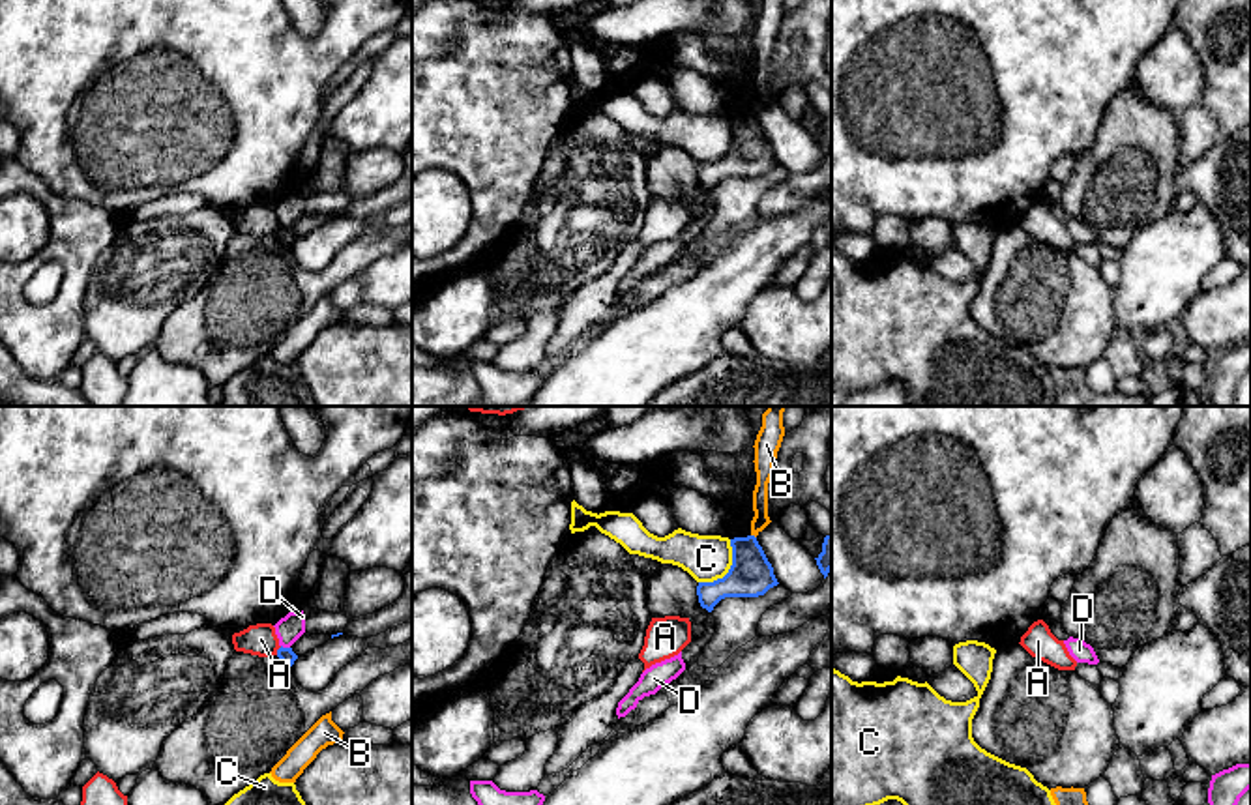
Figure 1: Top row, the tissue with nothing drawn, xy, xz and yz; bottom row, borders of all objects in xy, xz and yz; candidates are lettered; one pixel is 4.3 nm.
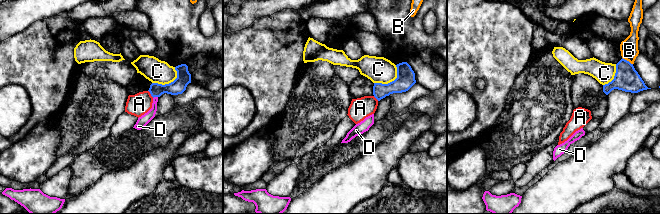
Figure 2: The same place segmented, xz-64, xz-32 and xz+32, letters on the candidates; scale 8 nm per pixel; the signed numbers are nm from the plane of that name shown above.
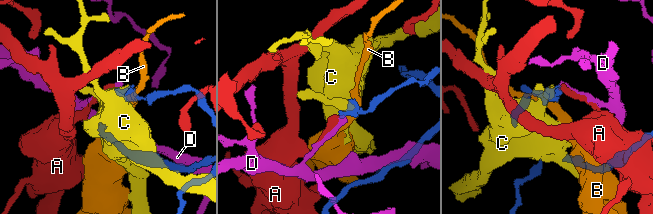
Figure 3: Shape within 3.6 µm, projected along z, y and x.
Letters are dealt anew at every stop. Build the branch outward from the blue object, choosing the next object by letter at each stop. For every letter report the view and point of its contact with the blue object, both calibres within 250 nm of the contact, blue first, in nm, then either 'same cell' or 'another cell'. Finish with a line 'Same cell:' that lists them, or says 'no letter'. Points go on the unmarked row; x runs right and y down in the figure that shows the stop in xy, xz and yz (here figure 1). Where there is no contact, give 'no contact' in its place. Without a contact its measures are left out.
A: xy (278, 231) | 70/140 nm | another cell
B: xz (753, 117) | 190/70 nm | another cell
C: xz (729, 150) | 190/200 nm | another cell
D: xy (285, 229) | 70/110 nm | another cell
Same cell: no letter

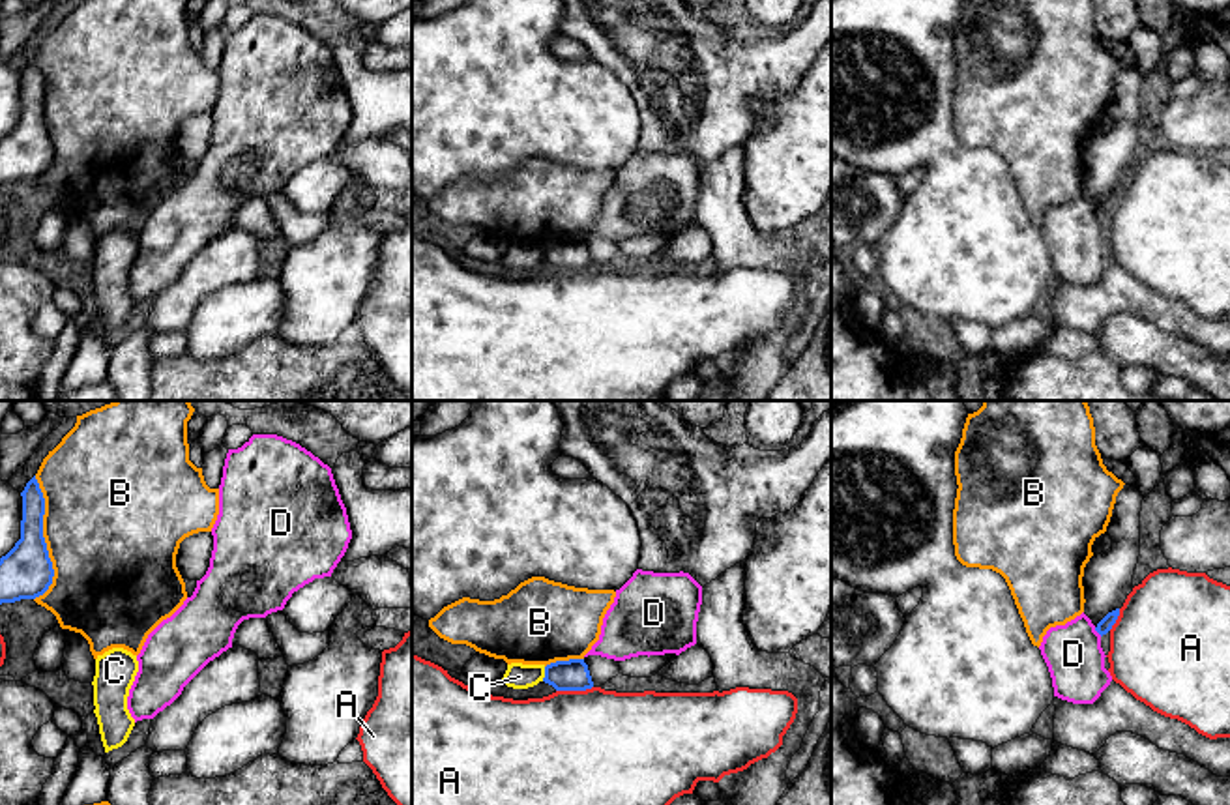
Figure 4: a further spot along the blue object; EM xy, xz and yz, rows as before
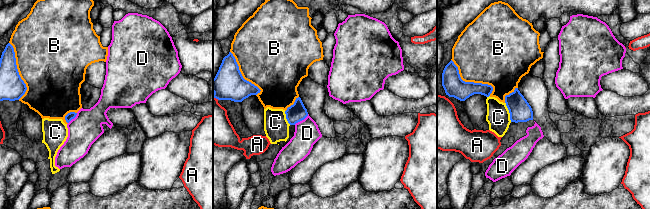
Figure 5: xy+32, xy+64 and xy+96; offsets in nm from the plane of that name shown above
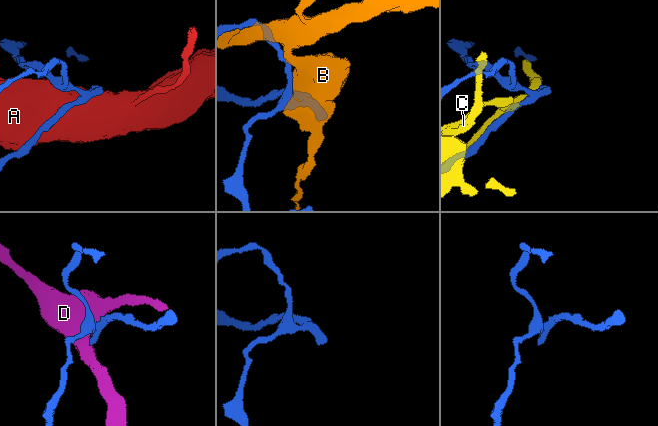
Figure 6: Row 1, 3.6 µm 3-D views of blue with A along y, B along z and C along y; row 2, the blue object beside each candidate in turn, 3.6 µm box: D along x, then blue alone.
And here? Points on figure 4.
A: xz (573, 270) | 140/500 nm | another cell
B: xy (43, 120) | 220/480 nm | another cell
C: xz (545, 255) | 140/110 nm | another cell
D: yz (1098, 212) | 60/240 nm | another cell
Same cell: no letter

